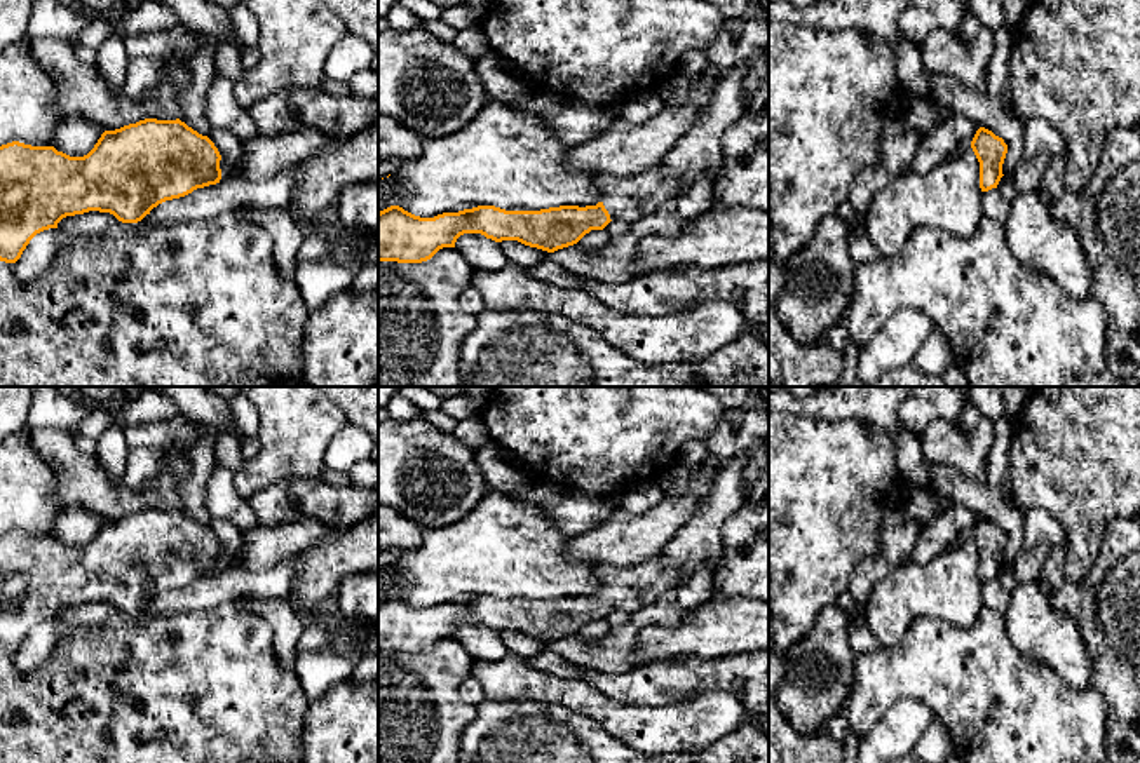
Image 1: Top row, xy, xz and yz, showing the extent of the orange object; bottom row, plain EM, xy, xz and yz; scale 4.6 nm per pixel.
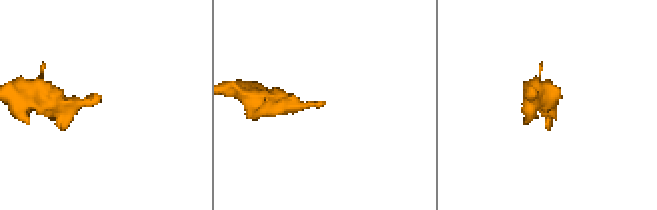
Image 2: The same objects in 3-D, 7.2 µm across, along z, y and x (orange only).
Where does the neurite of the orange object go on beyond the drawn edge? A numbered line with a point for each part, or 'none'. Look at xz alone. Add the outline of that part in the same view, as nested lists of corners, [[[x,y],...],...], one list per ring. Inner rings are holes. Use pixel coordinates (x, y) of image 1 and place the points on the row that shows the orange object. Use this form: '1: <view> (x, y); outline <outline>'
1: xz (626, 197); outline [[[661,164],[634,176],[600,174],[596,185],[610,219],[626,223],[652,214],[678,188],[676,179]]]

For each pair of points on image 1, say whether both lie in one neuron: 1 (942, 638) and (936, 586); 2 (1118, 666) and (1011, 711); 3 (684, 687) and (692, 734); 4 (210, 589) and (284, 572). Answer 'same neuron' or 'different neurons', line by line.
1: different neurons
2: different neurons
3: different neurons
4: same neuron

